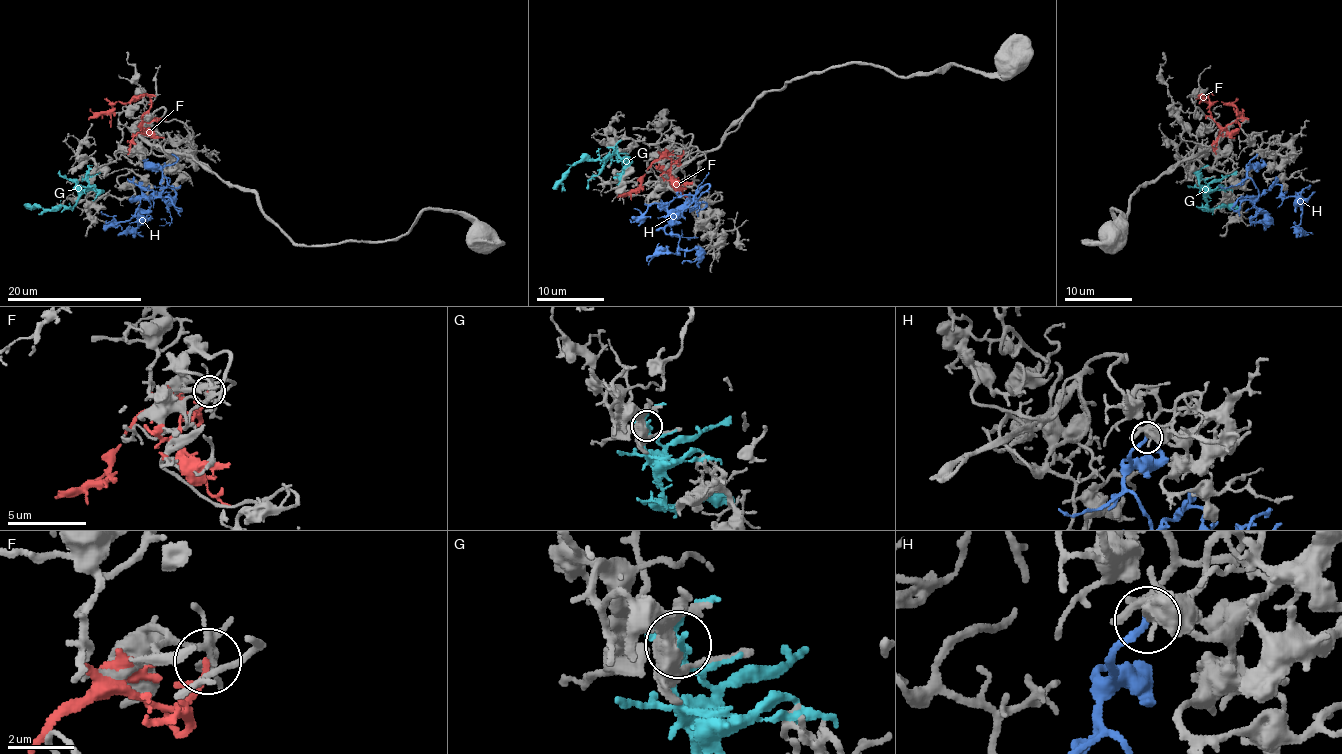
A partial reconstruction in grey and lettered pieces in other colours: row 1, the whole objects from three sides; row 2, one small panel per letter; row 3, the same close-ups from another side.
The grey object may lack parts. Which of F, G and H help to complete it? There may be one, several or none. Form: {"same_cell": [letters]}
{"same_cell": ["H"]}

